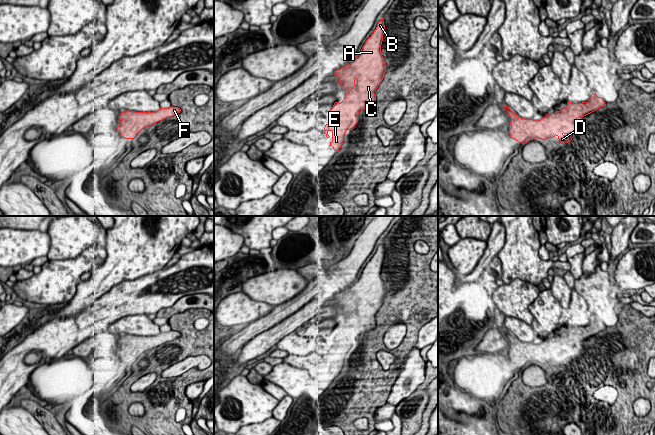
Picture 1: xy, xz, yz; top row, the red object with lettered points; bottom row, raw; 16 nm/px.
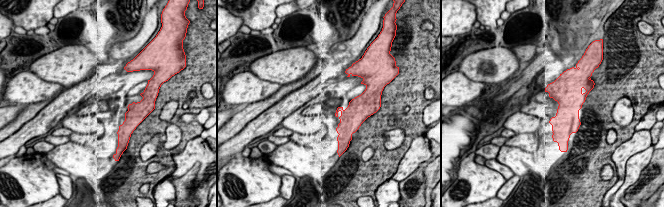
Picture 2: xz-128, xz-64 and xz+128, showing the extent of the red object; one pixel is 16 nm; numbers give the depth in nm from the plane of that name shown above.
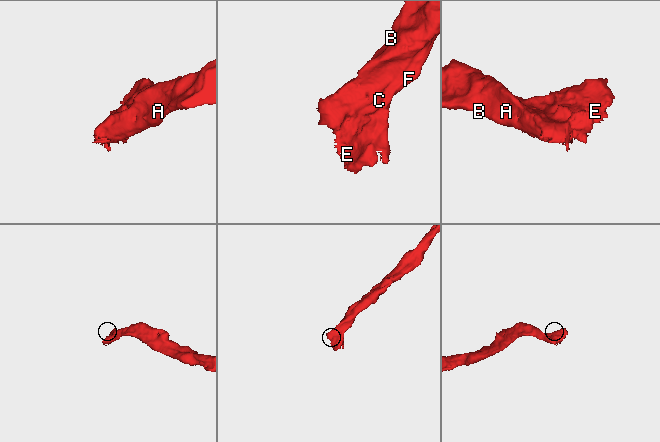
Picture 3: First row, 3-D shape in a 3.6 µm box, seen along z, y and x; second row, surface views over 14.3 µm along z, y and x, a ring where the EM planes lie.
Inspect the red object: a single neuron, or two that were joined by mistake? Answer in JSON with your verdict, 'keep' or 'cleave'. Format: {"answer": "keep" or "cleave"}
{"answer": "keep"}

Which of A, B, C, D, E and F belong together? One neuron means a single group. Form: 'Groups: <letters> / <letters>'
Groups: A B C D E F

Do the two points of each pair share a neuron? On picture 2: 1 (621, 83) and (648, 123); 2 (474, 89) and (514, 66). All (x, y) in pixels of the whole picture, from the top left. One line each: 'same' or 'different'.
1: different
2: different

